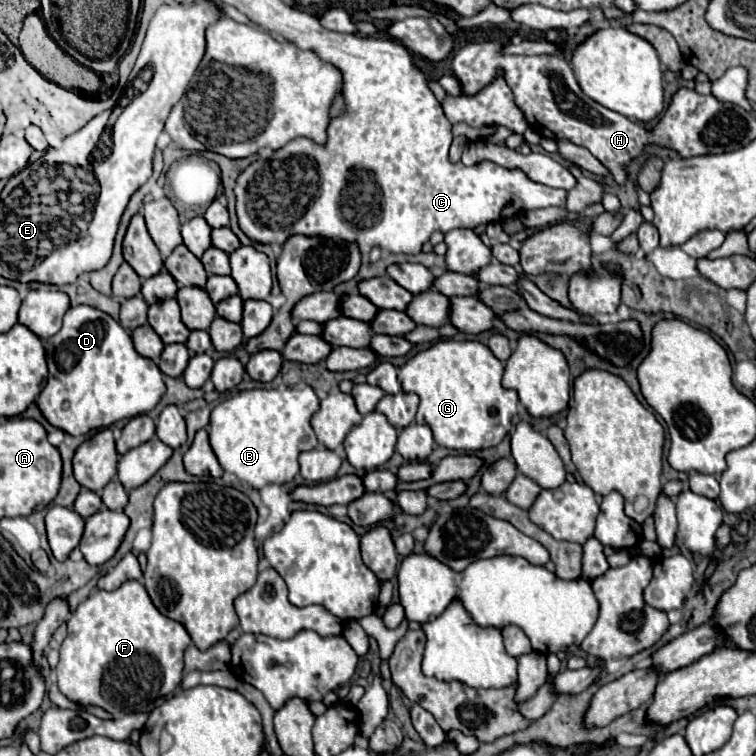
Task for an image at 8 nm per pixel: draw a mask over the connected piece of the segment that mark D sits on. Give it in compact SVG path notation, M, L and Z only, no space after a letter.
M90 305L70 307L62 329L46 339L44 347L50 375L36 403L50 425L70 435L84 435L90 429L148 413L166 391L162 371L134 349L130 333L108 313Z

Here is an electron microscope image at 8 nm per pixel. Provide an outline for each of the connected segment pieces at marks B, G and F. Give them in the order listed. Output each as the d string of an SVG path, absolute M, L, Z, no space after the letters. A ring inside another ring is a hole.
M308 385L300 389L278 387L240 391L212 409L208 425L210 445L222 469L234 473L254 489L270 483L290 483L300 469L298 455L316 449L318 445L310 425L310 419L318 409L320 401Z
M438 341L430 349L416 353L406 365L398 368L398 379L402 383L404 393L416 393L420 397L420 407L416 414L416 422L426 424L432 429L434 441L440 447L456 449L456 451L480 451L488 447L496 447L512 427L512 417L518 409L518 395L512 389L502 387L502 363L492 355L488 347L480 341Z
M126 581L122 587L118 587L116 591L98 591L94 595L90 595L86 601L82 601L78 605L78 609L72 613L70 621L68 621L68 637L64 639L64 643L60 645L60 661L58 661L58 667L56 667L56 675L58 675L58 689L70 699L70 701L76 701L76 703L82 703L82 705L92 705L92 707L102 707L106 709L108 713L112 715L120 715L120 713L138 713L138 711L150 711L150 705L154 705L154 699L158 697L166 697L168 693L172 693L178 685L180 685L180 679L182 679L182 669L184 669L184 649L192 643L188 631L184 629L184 625L180 625L178 621L172 621L168 617L164 617L156 607L154 603L150 601L144 585L140 581Z

